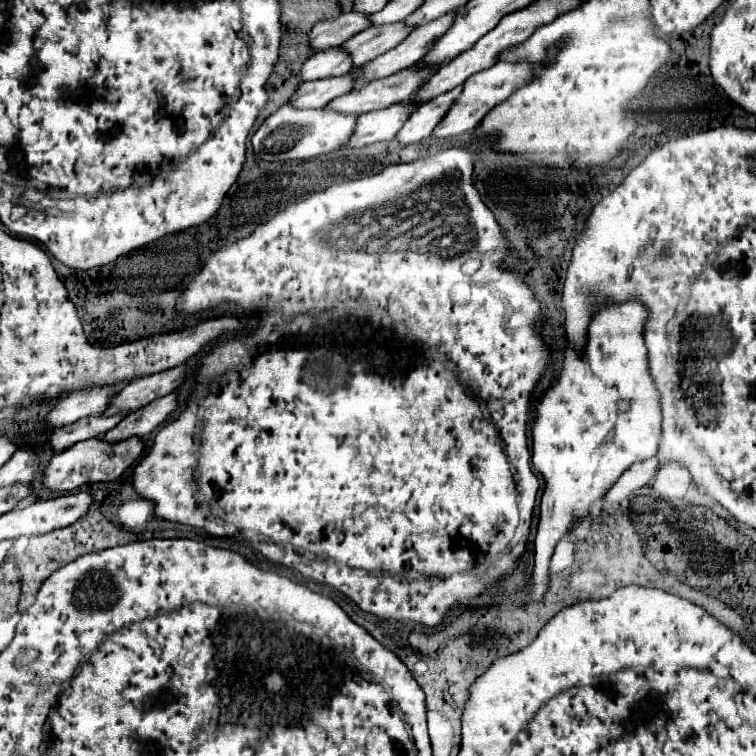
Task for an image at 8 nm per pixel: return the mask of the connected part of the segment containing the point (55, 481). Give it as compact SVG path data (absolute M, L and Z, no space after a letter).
M99 438L85 440L81 444L75 444L73 448L67 448L65 452L55 454L45 472L43 472L43 486L49 490L73 490L83 484L93 482L109 482L117 480L127 468L131 468L143 454L143 442L133 438L125 440L121 444L101 444Z

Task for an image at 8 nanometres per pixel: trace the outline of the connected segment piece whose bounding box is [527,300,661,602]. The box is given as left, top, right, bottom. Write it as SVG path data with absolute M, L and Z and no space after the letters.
M639 300L601 306L589 324L583 354L567 346L557 382L537 404L533 466L545 478L545 492L535 536L535 568L531 590L527 592L529 602L541 600L549 590L549 562L557 542L591 516L591 508L631 464L643 462L657 452L661 404L647 370L643 342L645 316L647 312Z

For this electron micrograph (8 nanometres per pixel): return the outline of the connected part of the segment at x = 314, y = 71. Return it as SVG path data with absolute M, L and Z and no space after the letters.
M327 48L325 52L317 52L305 60L301 66L301 80L311 82L311 80L321 80L321 78L331 78L331 76L343 76L349 72L353 64L349 62L349 56L339 50L339 48Z

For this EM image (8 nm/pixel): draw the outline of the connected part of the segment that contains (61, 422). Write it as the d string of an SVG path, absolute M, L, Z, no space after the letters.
M85 388L85 392L71 392L49 410L45 424L55 430L85 416L99 416L101 408L105 408L105 400L109 400L109 392L113 392L113 388Z

